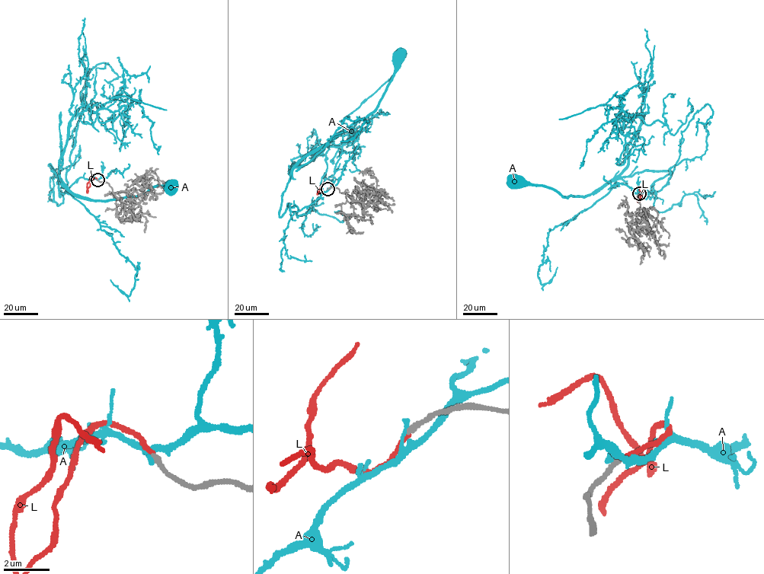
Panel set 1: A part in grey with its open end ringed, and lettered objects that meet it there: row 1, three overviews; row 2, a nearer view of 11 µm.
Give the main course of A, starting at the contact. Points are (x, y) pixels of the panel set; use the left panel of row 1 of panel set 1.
A: (97, 180), (78, 178), (61, 193), (49, 164), (61, 185), (96, 200), (135, 196), (172, 186)

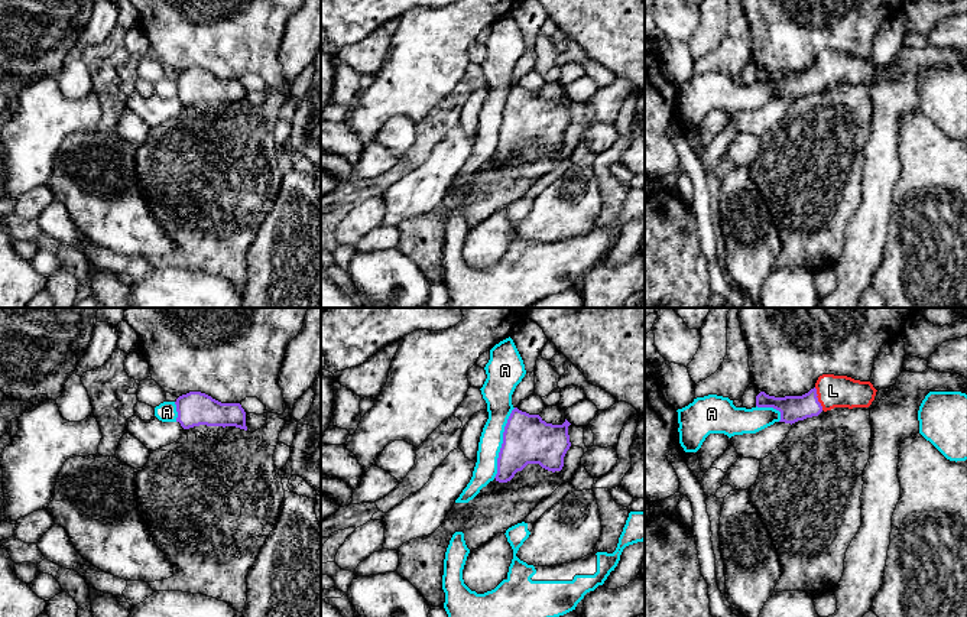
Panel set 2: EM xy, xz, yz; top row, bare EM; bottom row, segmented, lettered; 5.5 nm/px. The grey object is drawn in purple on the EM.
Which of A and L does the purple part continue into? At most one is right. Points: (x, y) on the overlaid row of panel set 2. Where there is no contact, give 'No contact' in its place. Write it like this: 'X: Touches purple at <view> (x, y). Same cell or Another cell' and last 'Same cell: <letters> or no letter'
A: Touches purple at xz (503, 442). Another cell
L: Touches purple at yz (817, 399). Same cell
Same cell: L

